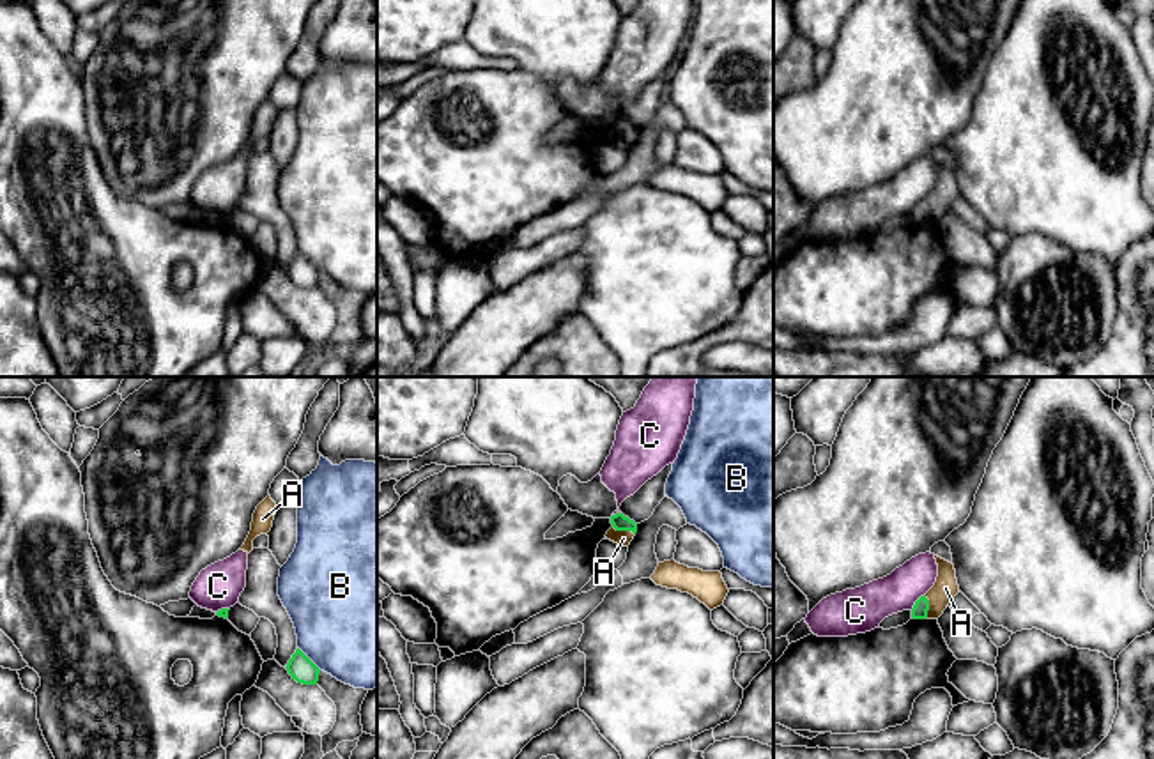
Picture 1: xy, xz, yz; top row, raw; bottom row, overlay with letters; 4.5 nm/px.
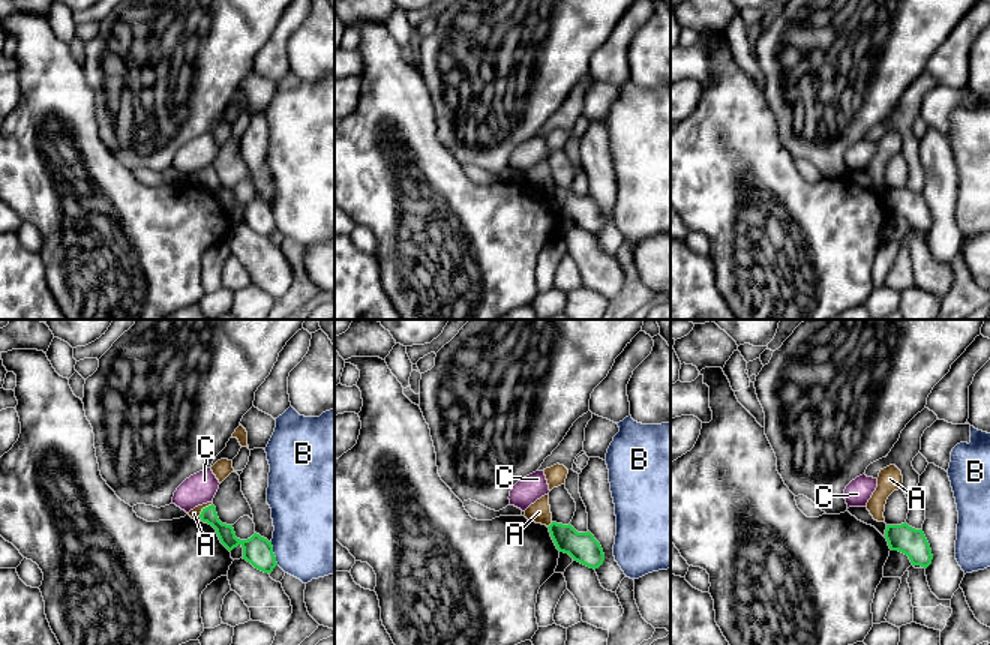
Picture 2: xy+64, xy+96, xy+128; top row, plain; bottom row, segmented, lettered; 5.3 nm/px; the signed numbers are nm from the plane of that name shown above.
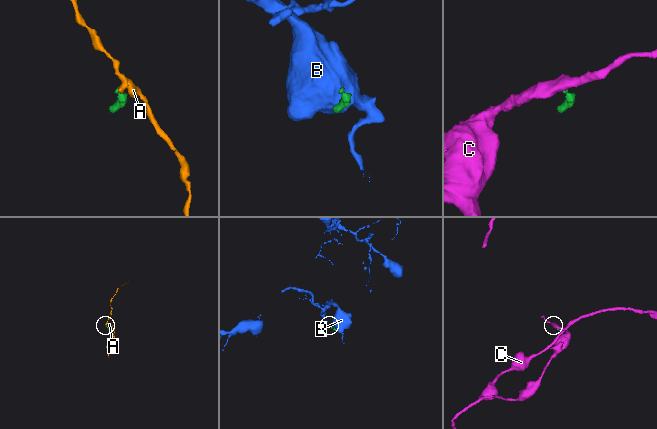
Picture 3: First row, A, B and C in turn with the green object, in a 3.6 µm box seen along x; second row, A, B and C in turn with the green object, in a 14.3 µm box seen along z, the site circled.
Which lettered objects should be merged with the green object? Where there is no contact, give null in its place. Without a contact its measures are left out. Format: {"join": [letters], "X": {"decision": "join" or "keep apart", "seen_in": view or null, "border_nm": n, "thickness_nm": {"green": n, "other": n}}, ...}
{"join": ["A"], "A": {"decision": "join", "seen_in": "xz", "border_nm": 110, "thickness_nm": {"green": 80, "other": 70}}, "B": {"decision": "keep apart", "seen_in": "xy", "border_nm": 160, "thickness_nm": {"green": 120, "other": 500}}, "C": {"decision": "keep apart", "seen_in": "yz", "border_nm": 100, "thickness_nm": {"green": 70, "other": 200}}}

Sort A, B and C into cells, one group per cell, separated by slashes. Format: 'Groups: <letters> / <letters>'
Groups: A / B / C

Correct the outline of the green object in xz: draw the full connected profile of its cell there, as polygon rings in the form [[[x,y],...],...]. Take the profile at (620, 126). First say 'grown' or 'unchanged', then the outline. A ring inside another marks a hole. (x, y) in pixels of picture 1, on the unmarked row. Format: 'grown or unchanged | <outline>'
grown | [[[623,117],[612,119],[611,127],[612,131],[607,134],[605,142],[618,149],[628,150],[637,136],[637,127]]]

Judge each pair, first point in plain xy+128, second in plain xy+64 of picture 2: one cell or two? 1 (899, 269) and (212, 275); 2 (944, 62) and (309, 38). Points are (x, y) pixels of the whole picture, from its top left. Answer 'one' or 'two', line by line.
1: two
2: two

